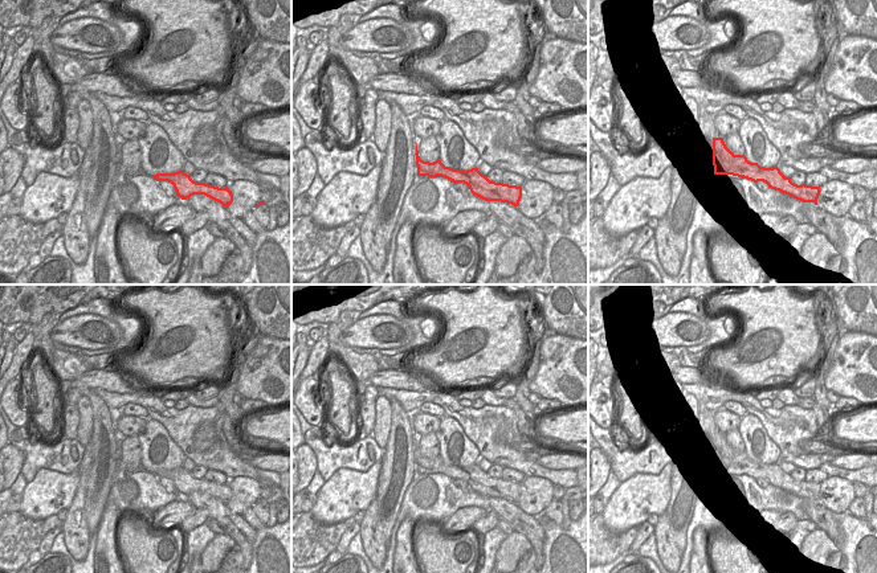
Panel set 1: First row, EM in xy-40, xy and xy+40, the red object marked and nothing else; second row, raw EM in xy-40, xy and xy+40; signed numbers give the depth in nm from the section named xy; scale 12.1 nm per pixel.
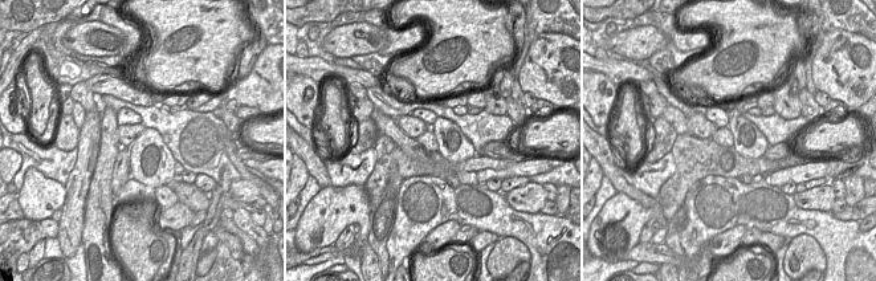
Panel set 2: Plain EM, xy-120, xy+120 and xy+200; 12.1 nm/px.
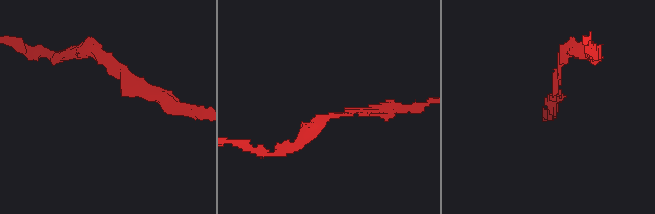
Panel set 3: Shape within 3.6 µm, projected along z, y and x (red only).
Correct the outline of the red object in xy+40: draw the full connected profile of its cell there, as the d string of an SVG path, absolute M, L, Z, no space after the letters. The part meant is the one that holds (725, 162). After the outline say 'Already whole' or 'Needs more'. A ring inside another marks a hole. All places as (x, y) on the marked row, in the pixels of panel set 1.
M713 138L713 165L714 175L733 175L754 183L763 181L771 189L817 205L820 187L798 185L786 177L778 167L764 168L758 163L748 161L745 155L735 155L726 147L723 138Z. Already whole

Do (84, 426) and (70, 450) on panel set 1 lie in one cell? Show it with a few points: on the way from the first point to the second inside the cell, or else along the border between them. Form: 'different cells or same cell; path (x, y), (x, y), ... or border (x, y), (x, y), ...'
different cells; border (76, 440), (84, 447)

